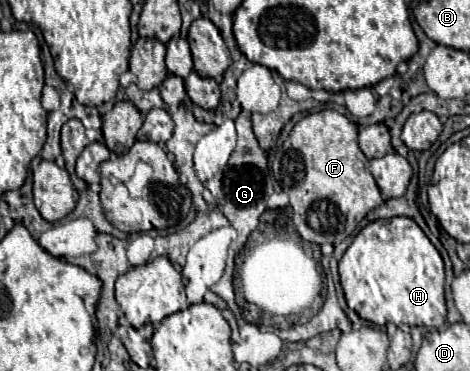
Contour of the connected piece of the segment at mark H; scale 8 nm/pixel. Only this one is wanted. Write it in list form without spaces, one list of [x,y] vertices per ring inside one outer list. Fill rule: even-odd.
[[[410,217],[368,223],[346,249],[338,271],[348,307],[378,327],[386,323],[442,327],[446,323],[442,257]]]

